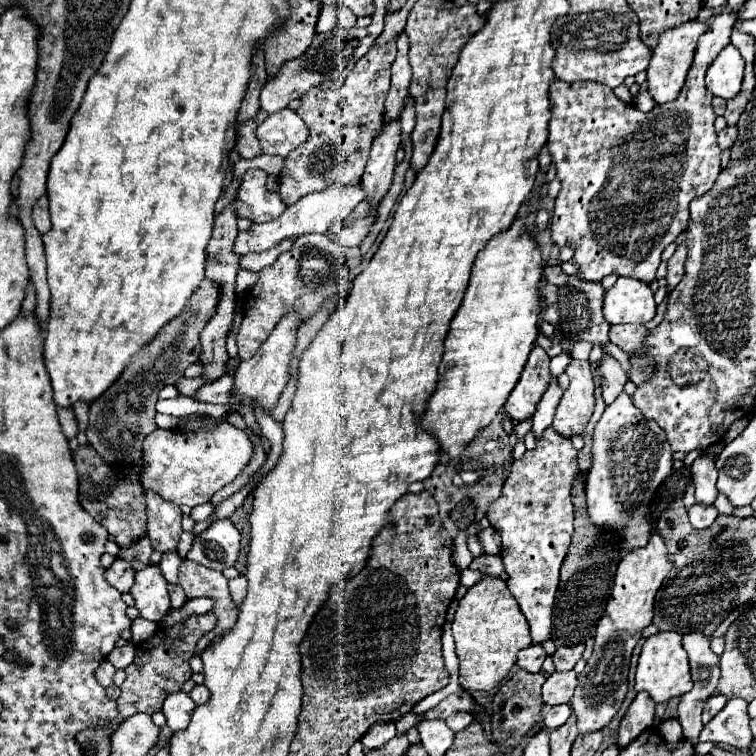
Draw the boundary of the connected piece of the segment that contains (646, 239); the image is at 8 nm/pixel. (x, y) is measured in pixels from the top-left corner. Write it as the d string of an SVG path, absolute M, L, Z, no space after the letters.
M723 6L717 16L711 20L709 24L709 30L699 38L699 48L695 52L695 60L691 64L691 70L687 74L687 80L685 80L685 86L681 90L681 94L673 100L673 102L667 102L667 104L659 104L655 106L651 112L641 112L639 108L635 108L633 104L627 104L627 102L621 102L611 88L603 86L603 84L591 84L591 82L573 82L573 84L567 84L563 80L553 80L551 82L551 90L549 90L549 98L551 98L551 122L549 122L549 150L551 150L551 156L553 156L553 162L557 166L557 178L561 180L561 192L555 200L555 214L553 214L553 222L551 222L551 238L557 246L575 246L575 256L573 256L573 262L579 266L581 270L581 278L583 280L593 280L593 282L601 282L607 274L611 272L617 272L619 276L629 276L629 278L635 278L635 280L641 280L645 284L651 284L655 278L655 272L661 264L661 254L663 250L675 242L675 238L687 230L689 226L689 202L693 198L699 198L699 196L705 196L711 186L715 184L719 172L721 172L721 148L717 146L717 134L713 130L713 122L715 122L715 112L711 108L711 94L705 90L705 72L709 68L709 64L719 56L719 52L729 44L729 36L731 36L731 30L733 30L733 24L737 20L737 14L729 8L729 6Z

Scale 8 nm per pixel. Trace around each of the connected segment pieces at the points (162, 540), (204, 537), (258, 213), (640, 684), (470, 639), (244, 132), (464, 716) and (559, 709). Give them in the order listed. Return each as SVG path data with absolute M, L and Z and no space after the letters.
M145 492L147 496L147 536L153 550L165 554L177 548L181 536L181 510L179 506L155 496L155 492Z
M215 520L201 536L193 540L187 560L203 564L211 570L231 568L241 550L241 534L231 520Z
M263 170L245 172L235 200L237 216L261 224L277 218L285 210L285 204L279 200L279 194L273 194L265 188L265 180L267 174Z
M659 632L655 636L649 636L645 640L641 656L639 656L635 690L637 692L647 692L655 702L669 702L671 698L683 696L691 688L693 688L693 680L691 680L691 674L689 674L687 652L681 646L681 634Z
M491 576L469 588L467 594L459 600L453 622L453 636L455 652L459 658L459 684L465 690L479 692L497 688L513 668L517 652L531 646L527 620L519 604L515 604L515 596L511 596L505 580Z
M249 120L247 124L241 124L239 126L239 136L237 136L237 150L239 154L245 158L245 160L253 160L257 156L263 154L261 146L259 146L259 140L255 136L255 128L257 128L257 122Z
M459 712L459 714L451 714L445 722L453 728L453 732L459 732L459 730L467 728L473 722L473 716L467 714L467 712Z
M543 704L541 724L536 725L535 727L538 729L545 727L551 732L551 730L563 726L563 722L567 722L569 716L571 716L571 708L569 708L569 704L561 704L561 706L555 706L555 708Z

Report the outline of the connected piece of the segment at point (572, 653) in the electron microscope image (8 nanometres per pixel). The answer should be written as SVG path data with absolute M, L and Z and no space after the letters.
M583 644L579 646L571 646L571 648L559 648L553 656L553 662L555 662L555 670L557 672L567 672L567 670L573 670L573 666L579 662L581 654L583 654Z

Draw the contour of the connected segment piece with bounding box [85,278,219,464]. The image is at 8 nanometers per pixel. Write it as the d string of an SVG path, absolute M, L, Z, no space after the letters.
M203 278L199 288L187 300L183 312L177 318L169 320L157 332L157 336L131 358L129 366L115 380L115 384L107 388L107 392L103 392L103 396L99 396L89 406L89 426L85 434L89 444L99 452L99 456L105 462L113 464L141 460L143 440L157 428L155 426L157 394L163 386L175 384L179 378L183 378L187 366L199 360L201 352L199 334L211 320L211 316L215 316L217 304L219 304L219 284L215 284L209 278Z

